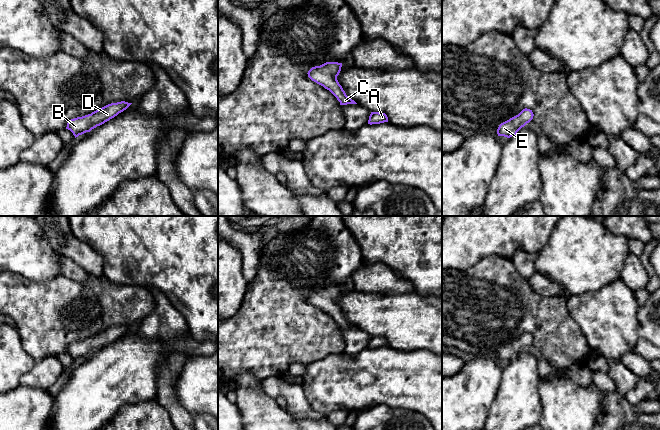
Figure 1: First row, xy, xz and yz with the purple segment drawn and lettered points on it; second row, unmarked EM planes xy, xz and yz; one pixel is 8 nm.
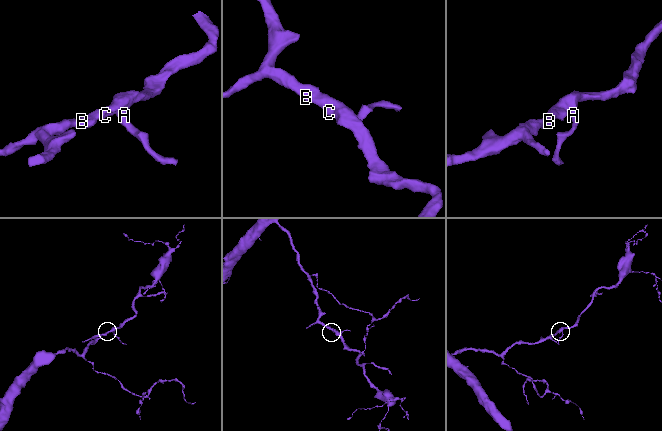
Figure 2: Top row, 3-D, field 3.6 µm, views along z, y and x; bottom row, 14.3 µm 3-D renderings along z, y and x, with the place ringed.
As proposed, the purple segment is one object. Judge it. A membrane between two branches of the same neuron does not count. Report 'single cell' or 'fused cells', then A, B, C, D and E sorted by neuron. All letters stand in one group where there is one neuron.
single cell | A B C D E

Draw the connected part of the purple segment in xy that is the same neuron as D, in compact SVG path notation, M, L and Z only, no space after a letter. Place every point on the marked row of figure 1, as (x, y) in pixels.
M125 101L108 104L91 114L71 119L66 129L70 130L76 138L114 118L131 104Z

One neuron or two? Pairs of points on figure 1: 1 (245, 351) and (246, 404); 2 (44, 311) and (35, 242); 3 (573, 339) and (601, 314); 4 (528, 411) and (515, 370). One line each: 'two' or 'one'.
1: two
2: two
3: two
4: one

